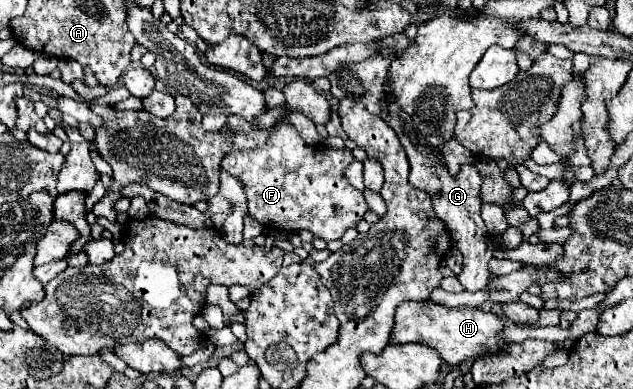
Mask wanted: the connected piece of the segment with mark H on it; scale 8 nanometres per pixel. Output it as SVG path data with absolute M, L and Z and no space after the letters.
M404 302L396 310L396 326L392 330L394 344L418 342L438 350L440 358L452 366L460 366L466 360L476 360L488 354L502 354L508 342L500 336L504 330L504 318L482 312L480 308L448 308L436 302Z

